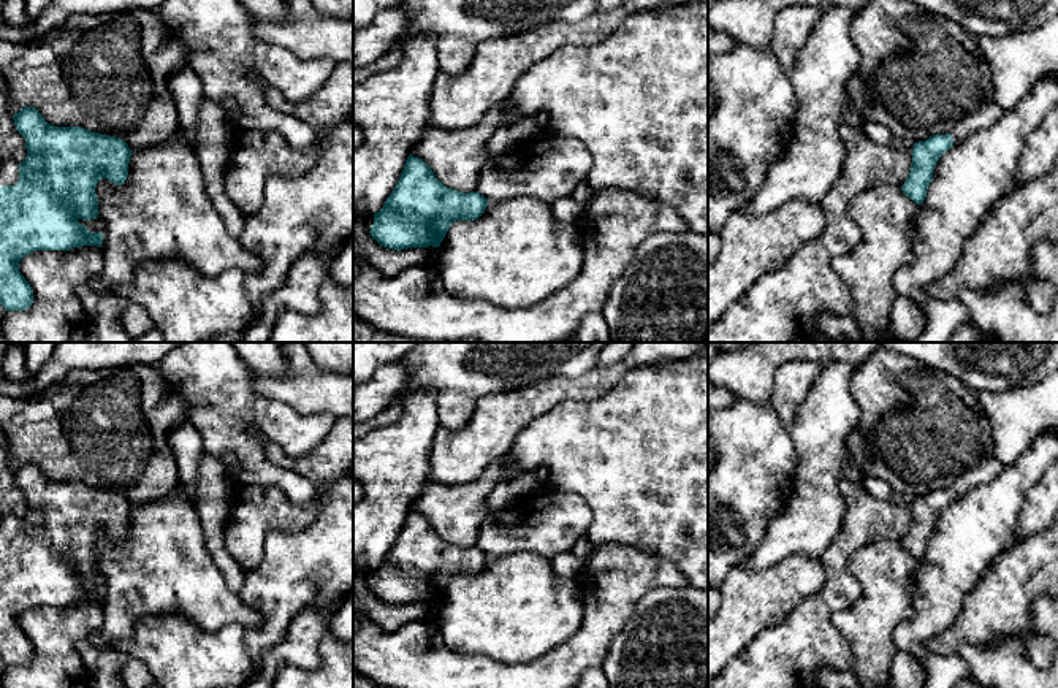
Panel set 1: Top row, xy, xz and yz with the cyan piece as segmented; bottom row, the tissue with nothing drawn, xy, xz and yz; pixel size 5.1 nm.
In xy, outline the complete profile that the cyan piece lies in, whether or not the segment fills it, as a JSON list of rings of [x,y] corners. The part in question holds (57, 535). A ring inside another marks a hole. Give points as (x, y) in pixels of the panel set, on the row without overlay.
[[[33,461],[13,471],[25,493],[24,517],[0,517],[0,659],[5,666],[24,666],[33,658],[33,645],[19,626],[19,617],[35,606],[70,606],[103,599],[103,588],[90,588],[84,579],[98,572],[95,548],[101,533],[122,541],[128,533],[131,504],[116,491],[82,482],[54,482]]]

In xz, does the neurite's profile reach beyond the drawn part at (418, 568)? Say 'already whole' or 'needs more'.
needs more

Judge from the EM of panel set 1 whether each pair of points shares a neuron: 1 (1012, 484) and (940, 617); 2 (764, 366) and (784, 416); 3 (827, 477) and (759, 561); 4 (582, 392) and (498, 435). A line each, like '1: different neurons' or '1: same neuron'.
1: same neuron
2: different neurons
3: same neuron
4: same neuron

